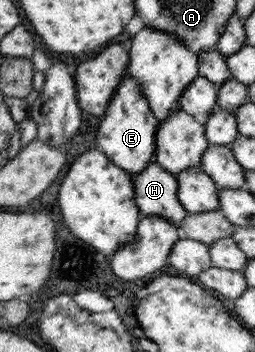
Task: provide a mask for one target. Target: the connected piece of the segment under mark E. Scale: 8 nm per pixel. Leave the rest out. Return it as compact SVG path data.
M128 67L124 71L124 77L120 79L120 85L116 87L110 103L106 105L106 111L102 117L104 119L96 133L95 149L130 176L144 171L144 167L154 158L154 149L156 149L154 133L159 127L159 122L152 115L144 95L140 93L138 83L128 73Z

